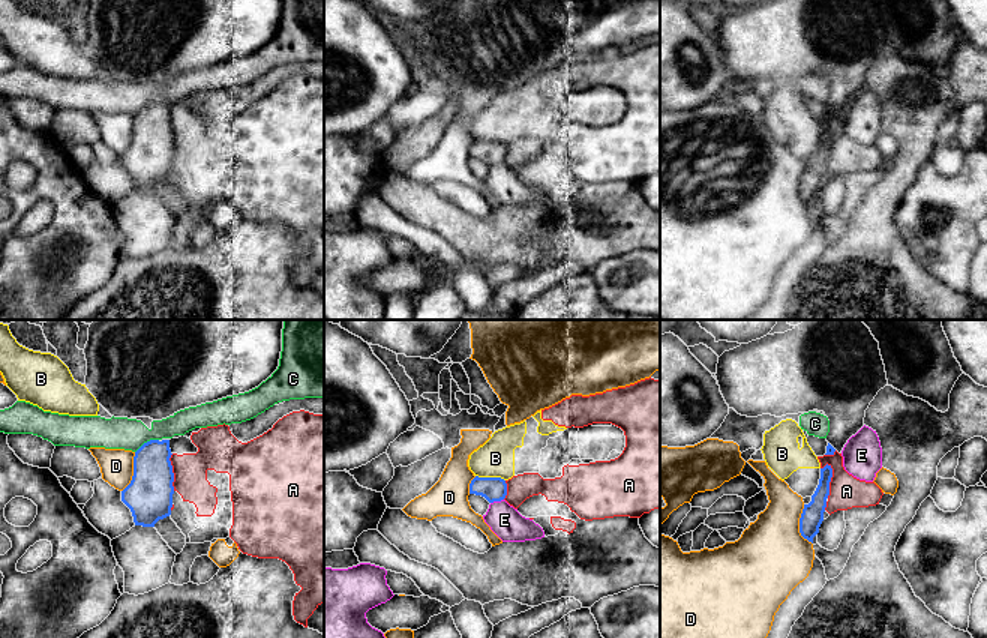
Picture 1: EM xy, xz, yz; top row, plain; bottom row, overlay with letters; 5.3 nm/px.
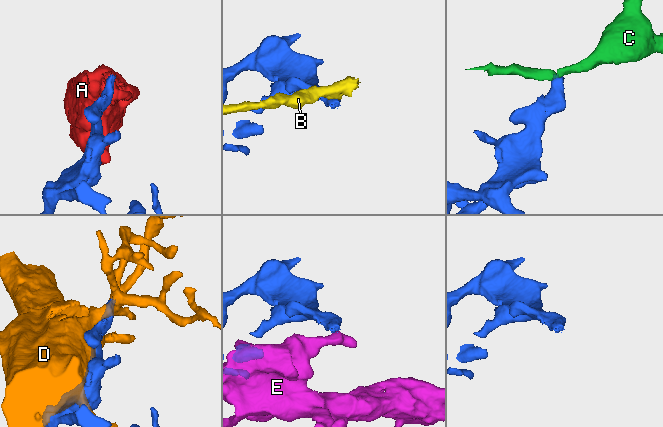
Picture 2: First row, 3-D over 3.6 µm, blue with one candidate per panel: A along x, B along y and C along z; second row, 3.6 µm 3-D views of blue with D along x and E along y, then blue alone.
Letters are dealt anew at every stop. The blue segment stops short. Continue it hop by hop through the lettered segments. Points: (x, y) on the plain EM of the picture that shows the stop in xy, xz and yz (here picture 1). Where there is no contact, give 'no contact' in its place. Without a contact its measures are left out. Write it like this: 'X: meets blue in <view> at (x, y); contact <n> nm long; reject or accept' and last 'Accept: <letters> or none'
A: meets blue in yz at (830, 144); contact 190 nm long; reject
B: meets blue in xz at (491, 141); contact 160 nm long; reject
C: meets blue in xy at (147, 105); contact 150 nm long; reject
D: meets blue in yz at (800, 189); contact 220 nm long; reject
E: meets blue in xz at (497, 164); contact 80 nm long; reject
Accept: none

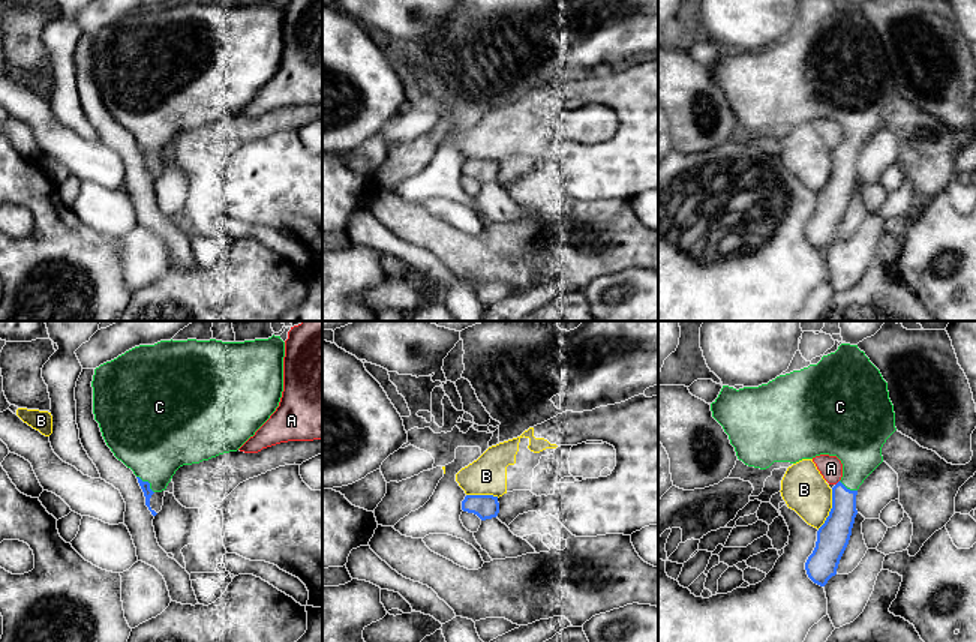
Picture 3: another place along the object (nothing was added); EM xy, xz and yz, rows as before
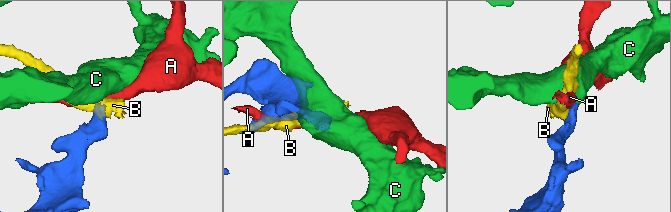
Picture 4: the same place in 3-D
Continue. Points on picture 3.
A: meets blue in yz at (837, 147); contact 40 nm long; reject
B: meets blue in yz at (831, 173); contact 240 nm long; reject
C: meets blue in xy at (147, 146); contact 130 nm long; accept
Accept: C

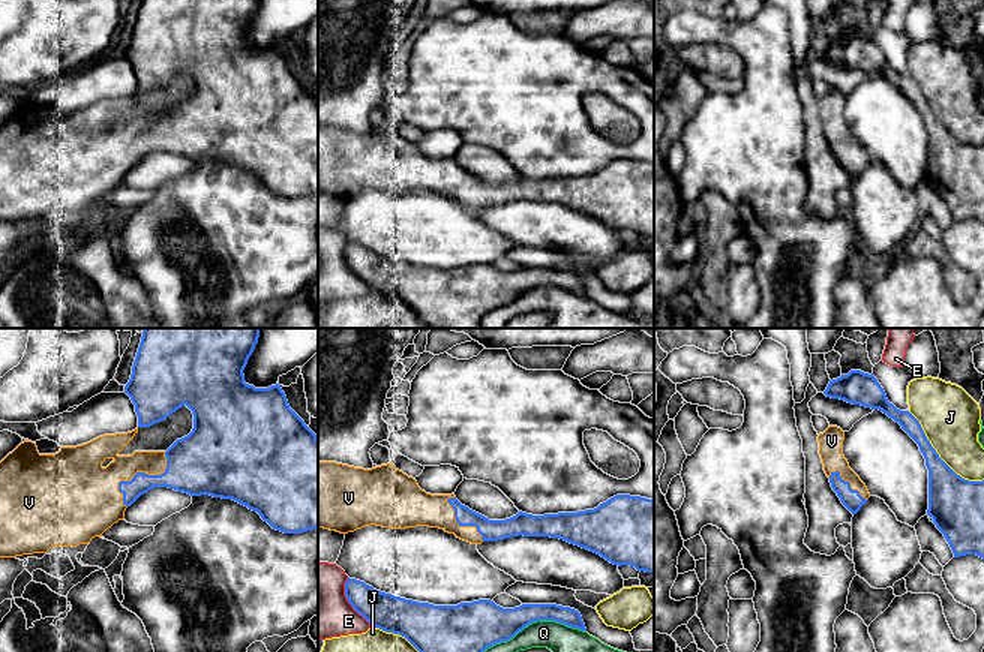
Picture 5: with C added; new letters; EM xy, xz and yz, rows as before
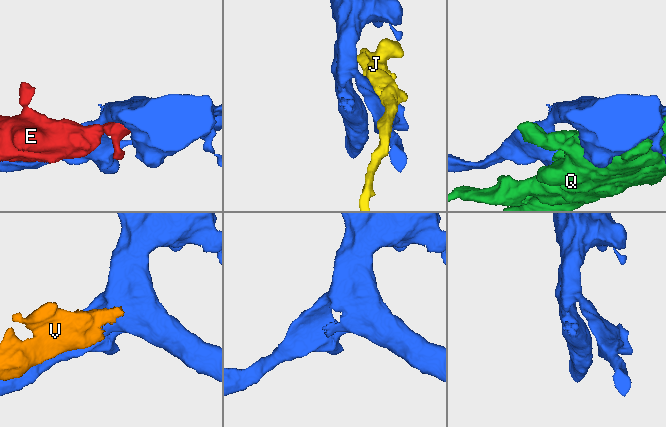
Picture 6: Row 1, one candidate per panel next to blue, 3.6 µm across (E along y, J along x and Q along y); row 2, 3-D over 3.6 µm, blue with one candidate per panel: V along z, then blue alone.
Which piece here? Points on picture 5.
E: meets blue in xz at (348, 266); contact 300 nm long; reject
J: meets blue in yz at (938, 120); contact 550 nm long; reject
Q: meets blue in xz at (528, 288); contact 600 nm long; reject
V: meets blue in xy at (140, 137); contact 380 nm long; accept
Accept: V

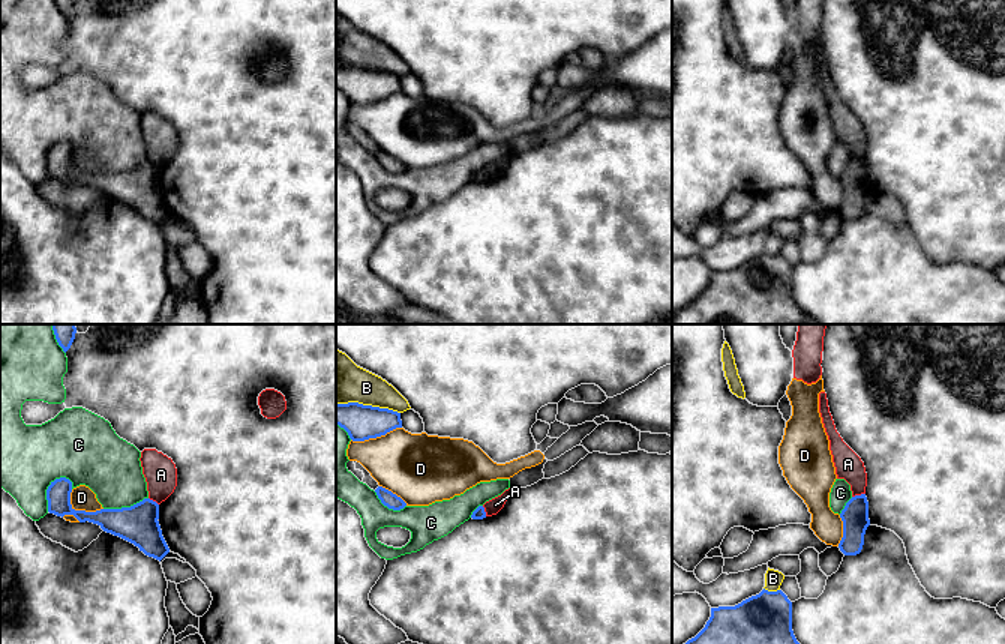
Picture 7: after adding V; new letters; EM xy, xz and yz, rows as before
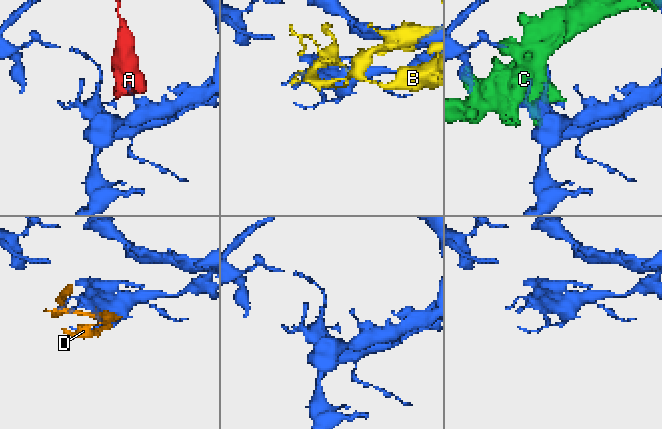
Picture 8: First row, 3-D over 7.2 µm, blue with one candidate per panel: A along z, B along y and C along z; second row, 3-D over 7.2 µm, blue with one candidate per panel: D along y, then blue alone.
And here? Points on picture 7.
A: meets blue in yz at (858, 159); contact 80 nm long; reject
B: meets blue in xz at (368, 69); contact 340 nm long; reject
C: meets blue in xy at (47, 153); contact 220 nm long; reject
D: meets blue in xz at (375, 101); contact 280 nm long; reject
Accept: none

